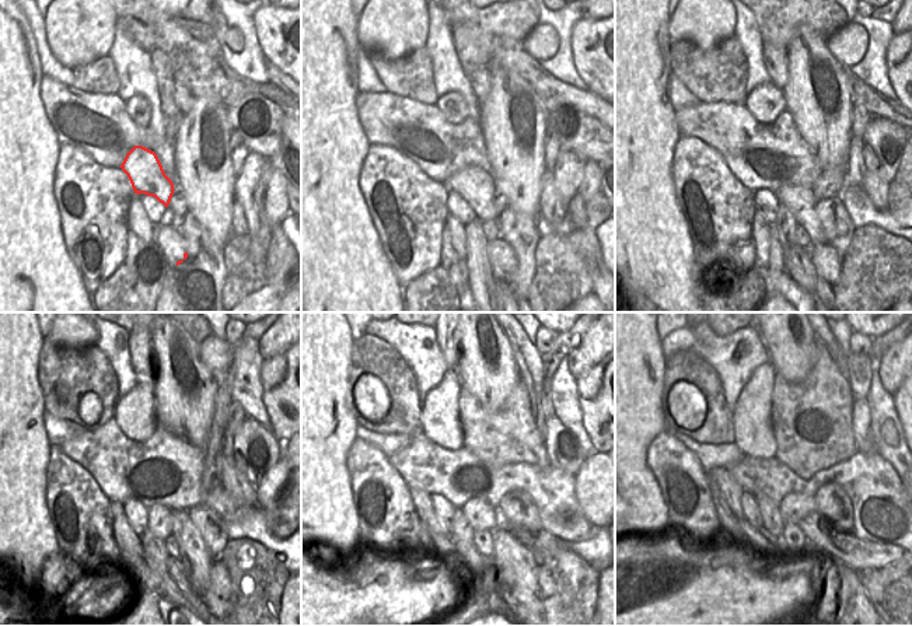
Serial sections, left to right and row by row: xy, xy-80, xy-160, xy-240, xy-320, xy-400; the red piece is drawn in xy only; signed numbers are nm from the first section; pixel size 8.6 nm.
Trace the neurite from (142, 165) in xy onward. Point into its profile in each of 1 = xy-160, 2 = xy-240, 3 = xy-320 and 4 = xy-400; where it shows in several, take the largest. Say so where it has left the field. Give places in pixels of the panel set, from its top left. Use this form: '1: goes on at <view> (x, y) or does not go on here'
1: goes on at xy-160 (828, 263)
2: goes on at xy-240 (209, 577)
3: goes on at xy-320 (526, 586)
4: goes on at xy-400 (839, 597)

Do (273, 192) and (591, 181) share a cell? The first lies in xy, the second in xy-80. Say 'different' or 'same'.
same

